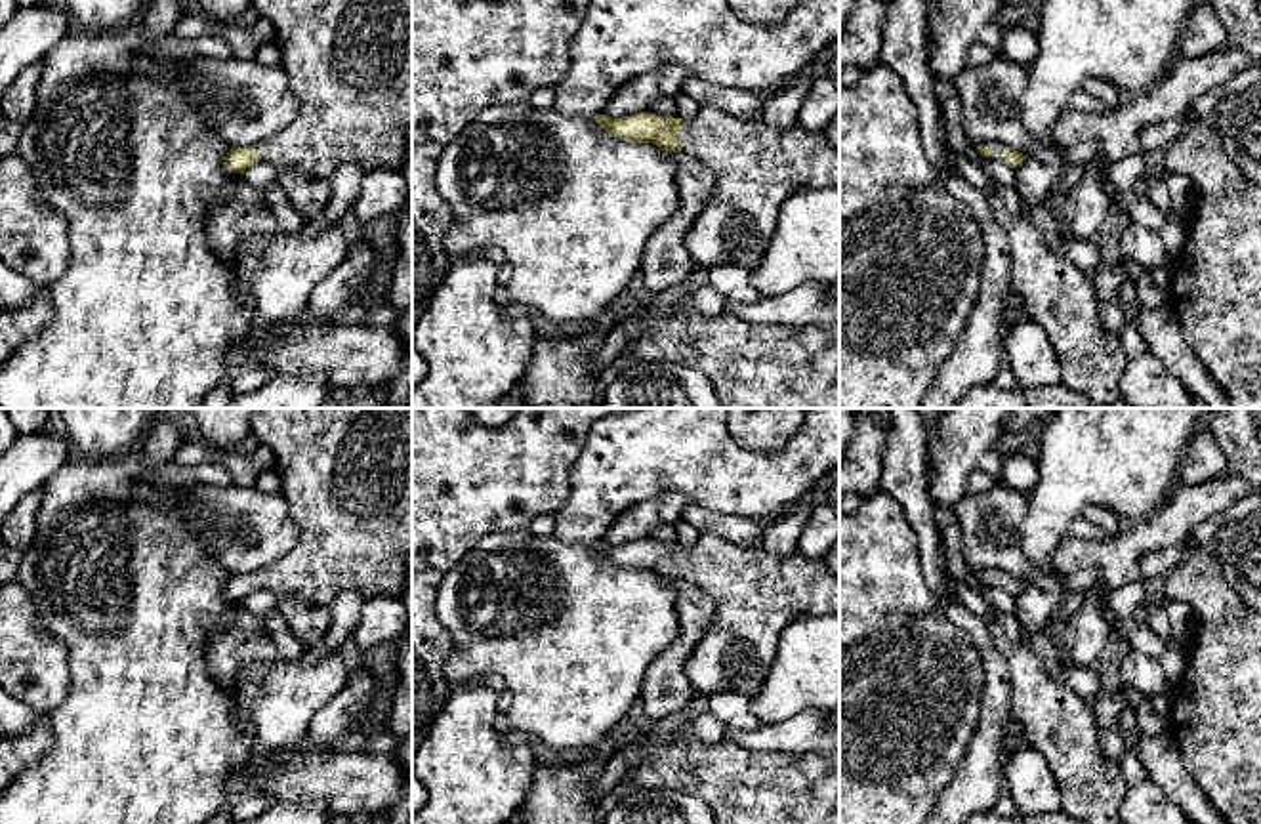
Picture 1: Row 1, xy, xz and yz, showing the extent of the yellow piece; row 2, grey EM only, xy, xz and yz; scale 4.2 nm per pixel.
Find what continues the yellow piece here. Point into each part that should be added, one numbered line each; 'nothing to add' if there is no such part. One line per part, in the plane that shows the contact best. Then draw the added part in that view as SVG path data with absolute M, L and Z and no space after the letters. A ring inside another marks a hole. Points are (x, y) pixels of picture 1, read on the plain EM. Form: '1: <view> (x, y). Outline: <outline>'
1: xz (756, 594). Outline: M700 532L700 536L693 547L681 547L681 555L677 561L677 572L679 572L681 580L691 582L693 586L700 587L715 603L713 620L717 620L719 624L706 631L704 639L694 647L693 654L685 662L687 679L691 681L694 690L704 696L729 690L729 692L742 692L752 698L757 692L757 689L763 685L763 681L771 670L771 664L775 660L782 631L792 622L796 622L807 614L839 614L839 578L830 572L830 568L826 566L824 561L811 561L811 559L803 557L799 551L794 551L786 557L776 557L776 555L765 551L763 547L740 547L740 546L734 546L733 542L723 540L715 534Z

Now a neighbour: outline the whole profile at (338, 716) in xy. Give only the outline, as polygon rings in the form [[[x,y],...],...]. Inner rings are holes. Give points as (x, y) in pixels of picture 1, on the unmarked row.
[[[361,668],[347,673],[343,689],[319,710],[309,723],[309,748],[332,750],[334,742],[355,729],[357,717],[370,706],[376,677]]]

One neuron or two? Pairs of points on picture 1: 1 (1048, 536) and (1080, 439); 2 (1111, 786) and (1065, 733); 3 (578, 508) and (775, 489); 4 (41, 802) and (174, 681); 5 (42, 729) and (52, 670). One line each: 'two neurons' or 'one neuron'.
1: one neuron
2: one neuron
3: one neuron
4: one neuron
5: two neurons

